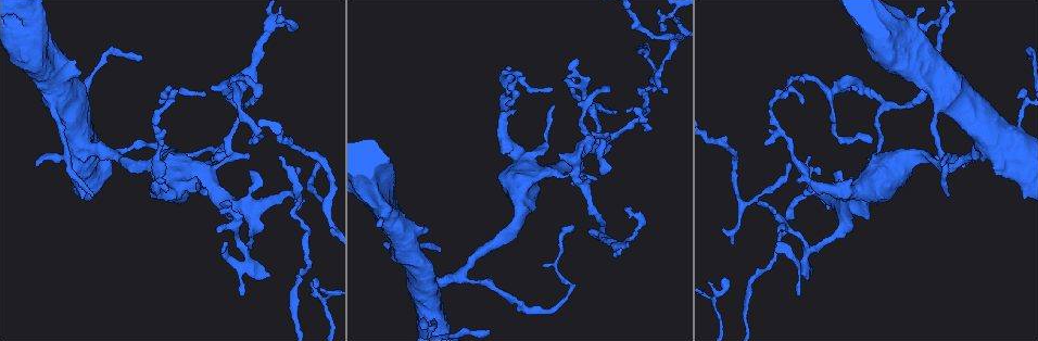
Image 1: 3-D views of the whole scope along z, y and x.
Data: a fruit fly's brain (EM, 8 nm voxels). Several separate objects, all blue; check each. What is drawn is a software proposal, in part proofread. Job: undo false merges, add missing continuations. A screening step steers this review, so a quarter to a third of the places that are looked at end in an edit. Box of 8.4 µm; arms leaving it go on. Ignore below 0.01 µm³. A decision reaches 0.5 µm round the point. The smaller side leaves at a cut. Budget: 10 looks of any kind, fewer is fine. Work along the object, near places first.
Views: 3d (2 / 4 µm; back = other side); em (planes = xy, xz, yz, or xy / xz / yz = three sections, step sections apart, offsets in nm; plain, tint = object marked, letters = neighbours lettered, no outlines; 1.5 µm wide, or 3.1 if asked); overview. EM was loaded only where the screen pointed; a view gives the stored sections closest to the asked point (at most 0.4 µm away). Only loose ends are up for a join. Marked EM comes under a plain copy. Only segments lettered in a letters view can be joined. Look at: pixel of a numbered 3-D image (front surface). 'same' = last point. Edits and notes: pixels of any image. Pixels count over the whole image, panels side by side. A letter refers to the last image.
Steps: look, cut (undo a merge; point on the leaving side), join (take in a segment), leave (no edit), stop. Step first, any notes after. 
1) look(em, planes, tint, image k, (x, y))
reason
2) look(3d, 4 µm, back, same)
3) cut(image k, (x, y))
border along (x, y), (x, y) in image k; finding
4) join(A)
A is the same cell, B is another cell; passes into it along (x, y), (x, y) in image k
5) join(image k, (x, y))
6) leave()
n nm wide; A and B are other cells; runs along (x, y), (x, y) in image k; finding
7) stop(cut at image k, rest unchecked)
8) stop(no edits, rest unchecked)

look(em, planes, letters, image 1, (938, 148))
abrupt turn

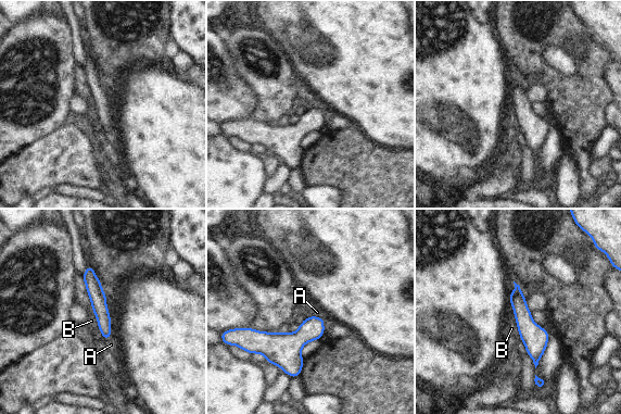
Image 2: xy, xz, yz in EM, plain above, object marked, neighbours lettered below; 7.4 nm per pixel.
leave()
A and B are other cells; continuous, no second neuron

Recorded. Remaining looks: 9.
look(em, xy, step 8, tint, image 1, (567, 175))
thick turns thin

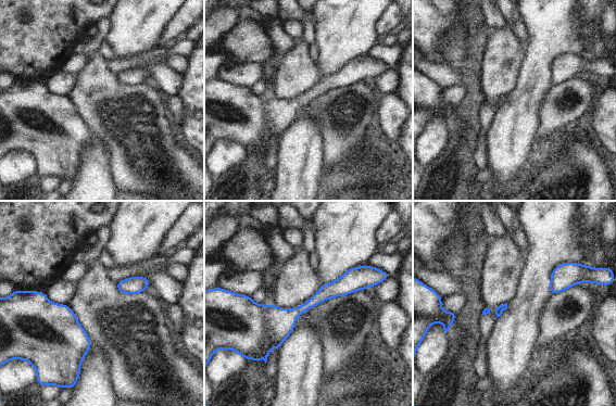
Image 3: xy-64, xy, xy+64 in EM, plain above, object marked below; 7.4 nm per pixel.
look(em, planes, letters, same)
another direction

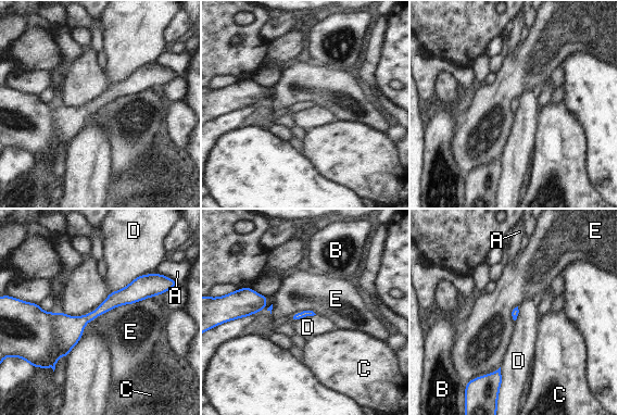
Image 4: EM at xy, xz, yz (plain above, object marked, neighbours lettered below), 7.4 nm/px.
leave()
A, B, C, D and E are other cells; border along (150, 297), (116, 305), (83, 329) in image 4; one neuron here

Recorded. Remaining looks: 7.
look(em, yz, step 8, tint, image 1, (628, 110))
branch stops here

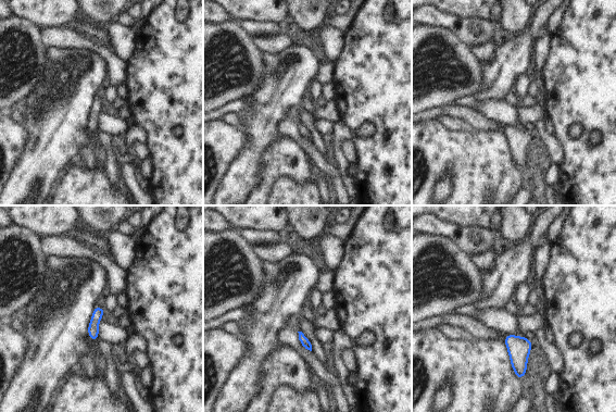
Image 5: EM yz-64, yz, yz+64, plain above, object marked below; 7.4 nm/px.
look(em, yz, step 8, letters, same)
what lies round it

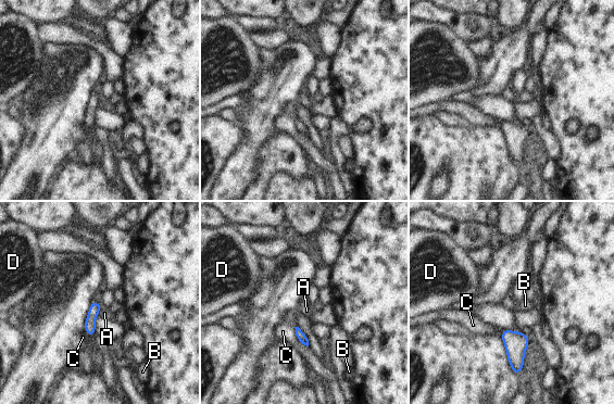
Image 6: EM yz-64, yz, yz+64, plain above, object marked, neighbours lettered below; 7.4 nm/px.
leave()
A, B, C and D are other cells; no lettered segment goes on from it

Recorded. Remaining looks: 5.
look(3d, 2 µm, image 1, (553, 88))
thin end

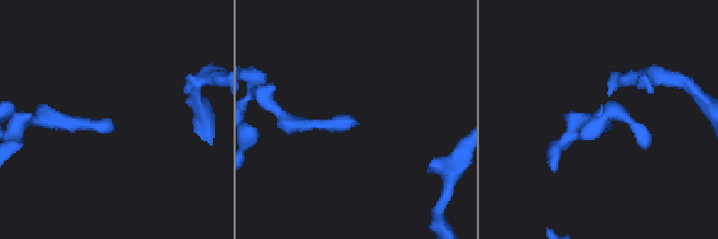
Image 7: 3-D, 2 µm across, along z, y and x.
look(em, xz, step 4, tint, image 7, (113, 130))
shape alone is not enough

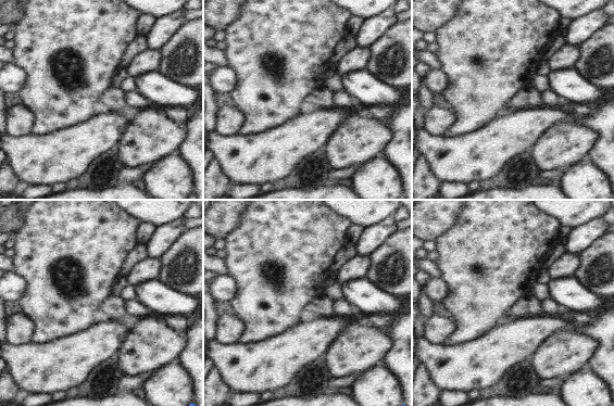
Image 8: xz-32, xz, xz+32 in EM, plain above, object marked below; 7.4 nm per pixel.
look(em, planes, letters, same)

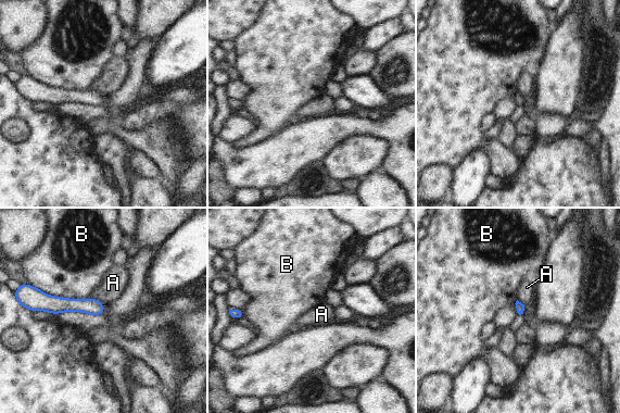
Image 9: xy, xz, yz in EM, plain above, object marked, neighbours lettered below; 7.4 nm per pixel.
leave()
A and B are other cells; runs along (37, 307), (91, 305), (101, 309) in image 9; no lettered segment goes on from it

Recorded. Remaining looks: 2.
look(3d, 2 µm, image 1, (432, 323))
calibre changes

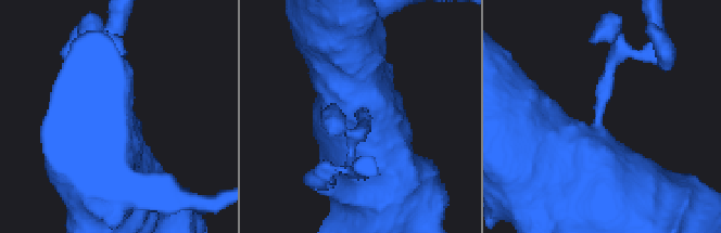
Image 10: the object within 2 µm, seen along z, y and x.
look(em, planes, letters, image 10, (359, 113))

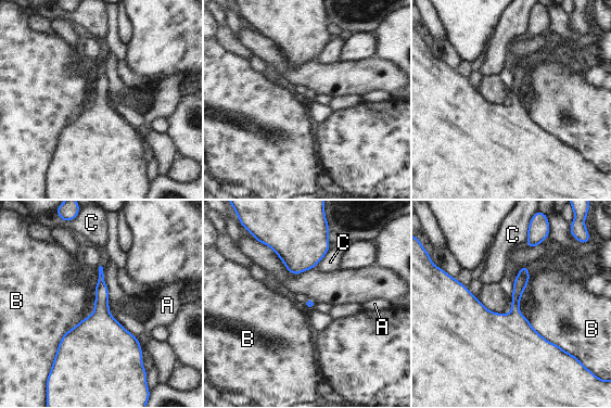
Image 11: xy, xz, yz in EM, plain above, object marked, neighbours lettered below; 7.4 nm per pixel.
leave()
60 nm wide; A, B and C are other cells; border along (85, 318), (63, 335), (52, 364) in image 11; one neuron here

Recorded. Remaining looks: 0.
stop(no edits, rest unchecked)

